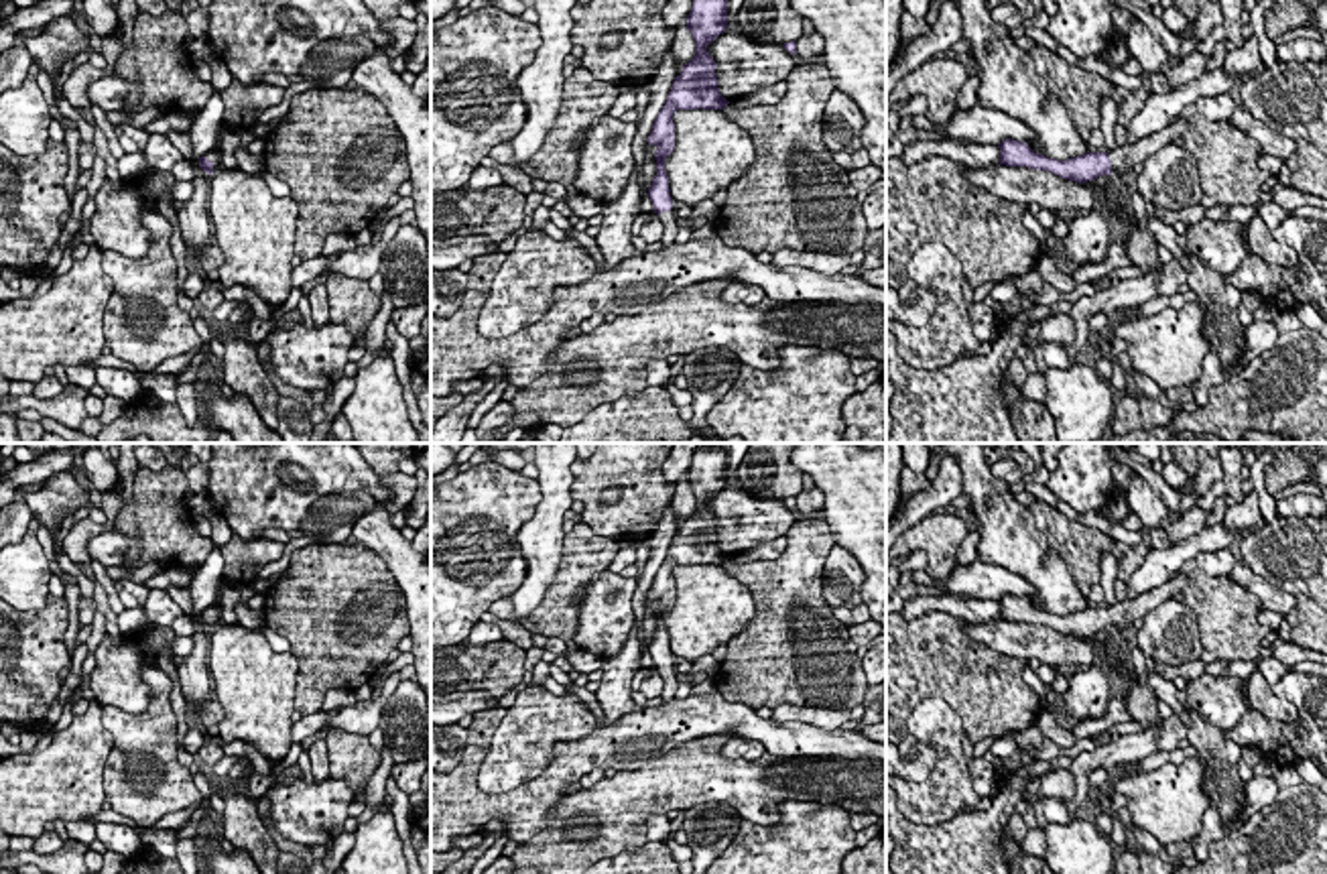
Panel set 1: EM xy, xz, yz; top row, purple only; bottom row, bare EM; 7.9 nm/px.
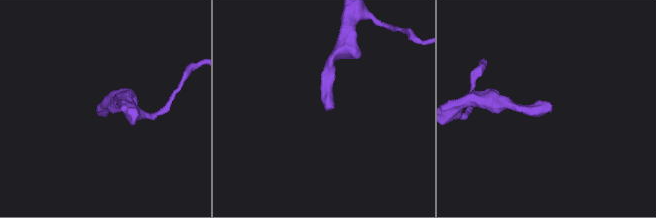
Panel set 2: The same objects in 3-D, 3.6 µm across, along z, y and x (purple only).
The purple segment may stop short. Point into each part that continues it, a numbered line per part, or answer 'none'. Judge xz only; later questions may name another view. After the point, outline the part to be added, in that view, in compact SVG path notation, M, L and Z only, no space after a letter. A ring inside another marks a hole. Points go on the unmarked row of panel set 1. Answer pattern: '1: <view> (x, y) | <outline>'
1: xz (669, 673) | M675 665L658 669L658 675L662 677L662 703L675 699L679 687L677 673Z

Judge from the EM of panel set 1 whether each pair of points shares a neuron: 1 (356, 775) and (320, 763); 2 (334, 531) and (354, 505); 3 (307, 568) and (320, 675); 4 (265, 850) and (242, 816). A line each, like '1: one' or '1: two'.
1: two
2: one
3: one
4: one

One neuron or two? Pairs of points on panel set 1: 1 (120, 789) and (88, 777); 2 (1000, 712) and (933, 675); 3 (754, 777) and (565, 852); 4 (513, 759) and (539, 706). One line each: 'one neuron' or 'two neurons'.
1: two neurons
2: one neuron
3: one neuron
4: one neuron

